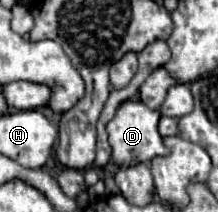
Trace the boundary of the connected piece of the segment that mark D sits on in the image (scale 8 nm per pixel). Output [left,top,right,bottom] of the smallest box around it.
[107,101,169,167]

